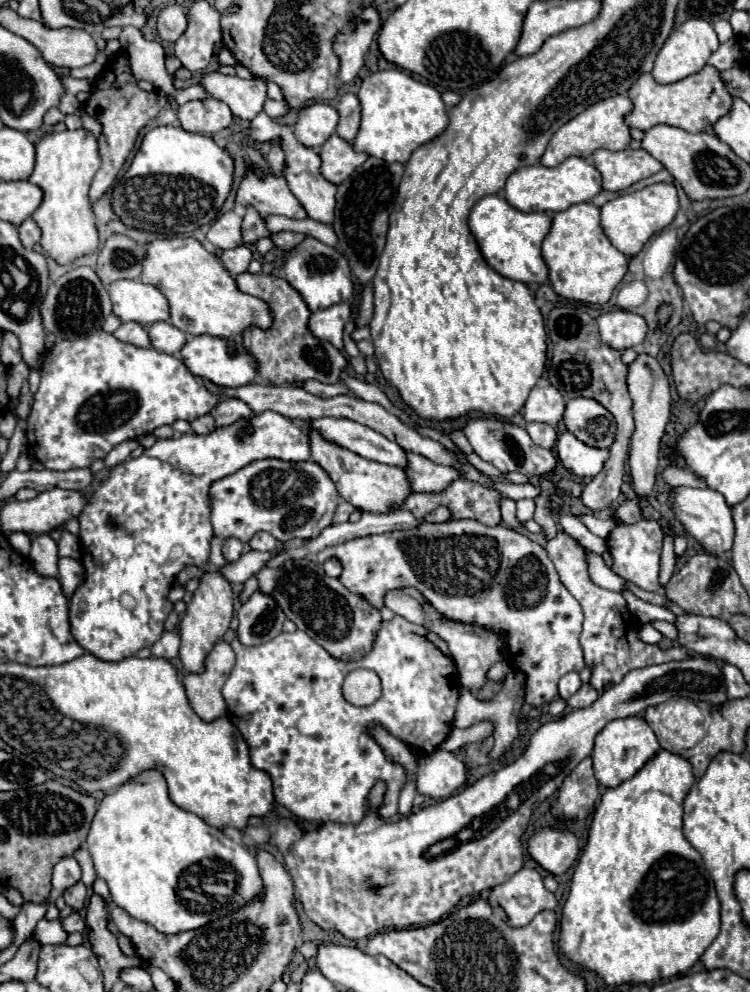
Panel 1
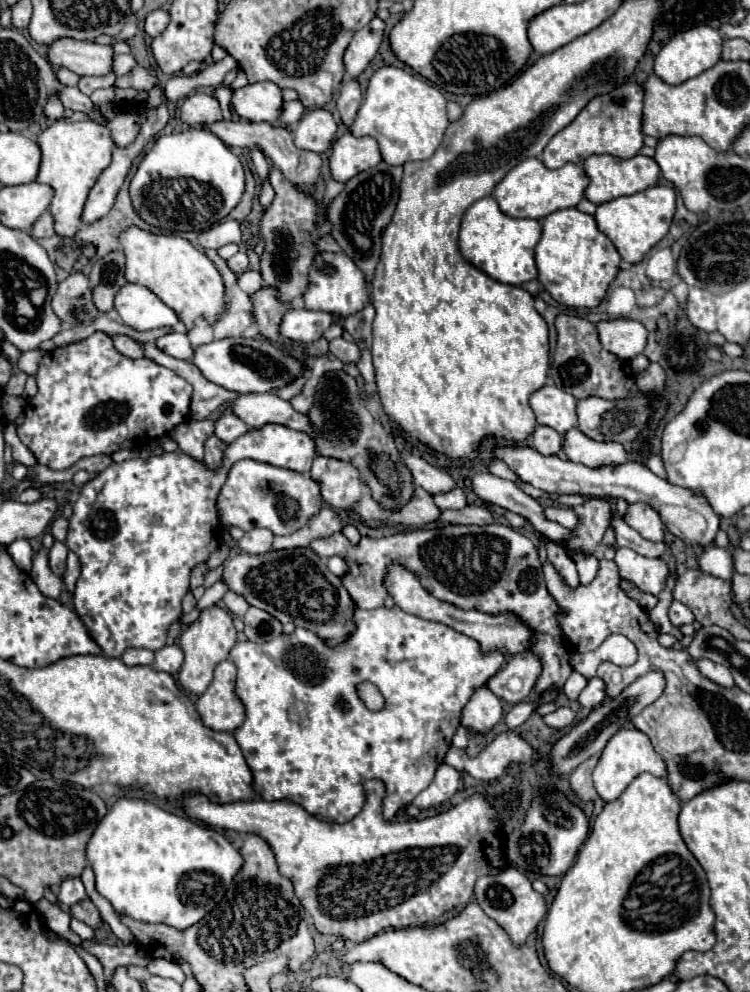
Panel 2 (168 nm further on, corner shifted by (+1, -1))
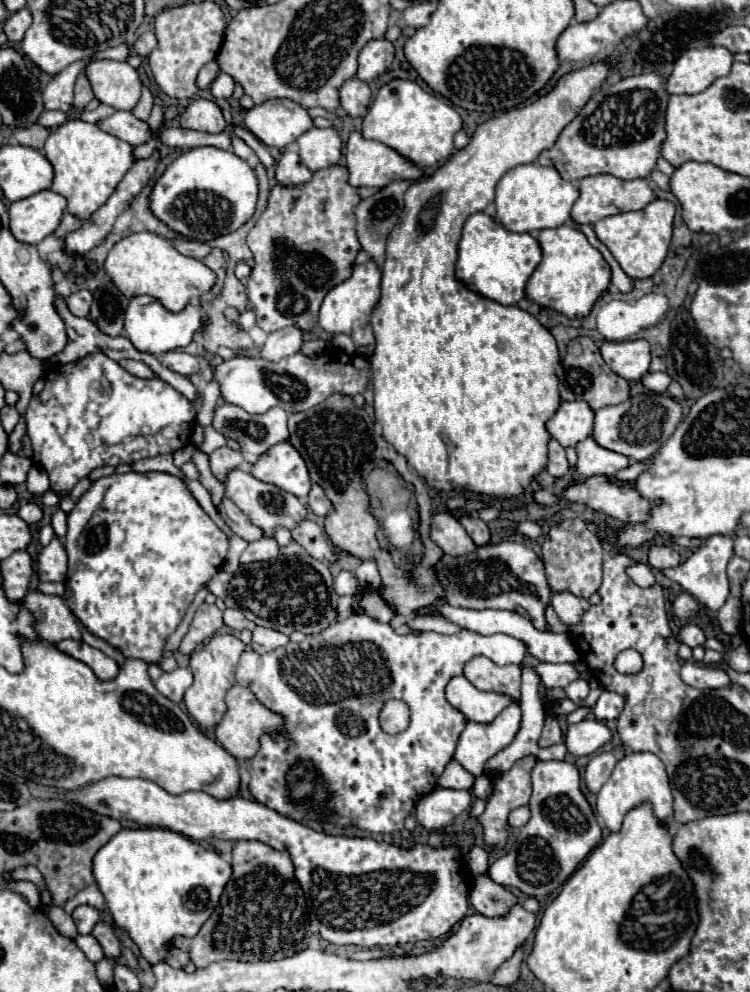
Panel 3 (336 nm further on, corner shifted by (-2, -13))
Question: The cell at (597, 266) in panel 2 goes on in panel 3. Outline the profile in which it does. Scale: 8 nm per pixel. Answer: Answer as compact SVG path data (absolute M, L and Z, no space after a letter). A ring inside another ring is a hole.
M572 226L546 228L538 234L538 242L542 248L542 262L528 280L526 298L568 318L586 318L612 280L608 262L588 238Z

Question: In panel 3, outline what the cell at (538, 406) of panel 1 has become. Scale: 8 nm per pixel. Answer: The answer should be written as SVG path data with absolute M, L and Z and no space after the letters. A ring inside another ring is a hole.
M560 402L556 414L546 422L546 430L564 448L568 448L592 434L592 420L594 412L586 402Z

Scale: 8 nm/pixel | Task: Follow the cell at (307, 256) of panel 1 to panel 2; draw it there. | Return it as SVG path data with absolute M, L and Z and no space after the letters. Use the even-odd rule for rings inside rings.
M321 252L313 260L311 274L309 274L309 288L303 298L307 310L321 310L321 312L331 312L341 318L347 318L363 310L371 302L371 290L365 274L355 266L355 262L351 262L351 258L347 258L347 254Z

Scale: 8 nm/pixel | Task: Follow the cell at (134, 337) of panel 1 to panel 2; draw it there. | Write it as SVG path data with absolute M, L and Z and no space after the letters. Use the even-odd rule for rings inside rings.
M119 334L113 338L113 342L115 342L115 348L119 354L123 354L127 358L143 358L143 348L135 340Z

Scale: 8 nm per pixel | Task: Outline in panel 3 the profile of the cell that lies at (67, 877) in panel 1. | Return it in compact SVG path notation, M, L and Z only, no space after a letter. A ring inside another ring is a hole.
M82 904L82 906L74 908L72 918L74 918L80 934L90 934L90 930L94 928L94 924L100 920L100 912L96 908L92 908L92 906Z

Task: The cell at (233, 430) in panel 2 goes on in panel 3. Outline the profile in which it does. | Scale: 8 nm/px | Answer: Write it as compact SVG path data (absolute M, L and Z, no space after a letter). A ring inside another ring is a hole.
M222 446L210 454L210 468L220 482L226 478L226 472L236 468L240 462L242 462L242 450L232 450L230 446Z

